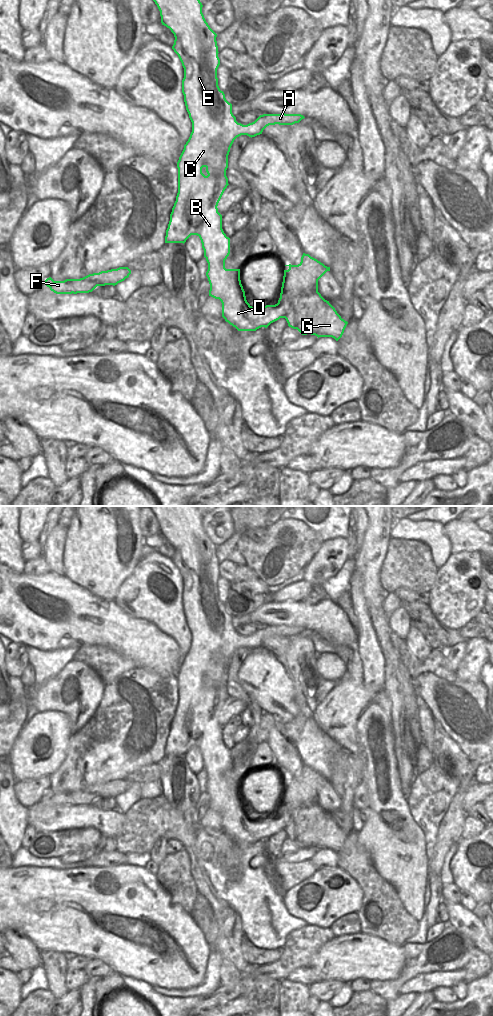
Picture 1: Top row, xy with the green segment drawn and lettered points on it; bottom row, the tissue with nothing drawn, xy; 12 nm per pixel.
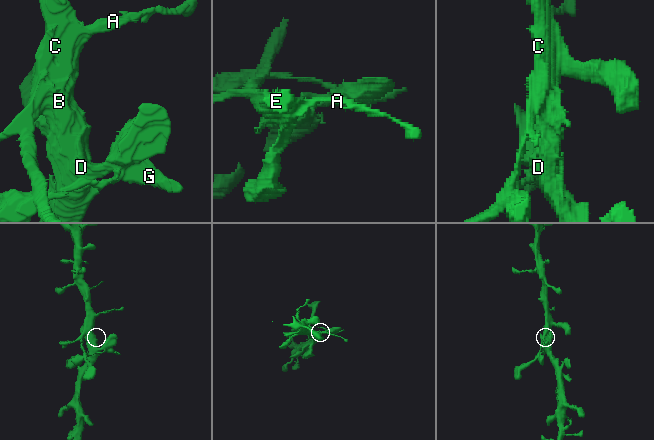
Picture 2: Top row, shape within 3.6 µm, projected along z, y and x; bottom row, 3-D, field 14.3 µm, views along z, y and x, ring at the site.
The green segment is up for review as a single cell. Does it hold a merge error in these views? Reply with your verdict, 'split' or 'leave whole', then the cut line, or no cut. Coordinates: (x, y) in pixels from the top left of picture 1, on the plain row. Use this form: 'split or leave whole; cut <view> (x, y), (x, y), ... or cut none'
split; cut xy (318, 804), (293, 812), (292, 819), (284, 829)

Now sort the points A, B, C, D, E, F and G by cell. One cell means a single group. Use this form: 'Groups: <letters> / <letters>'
Groups: A B C D E F / G

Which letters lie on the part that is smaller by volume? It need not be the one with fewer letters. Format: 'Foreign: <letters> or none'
Foreign: G

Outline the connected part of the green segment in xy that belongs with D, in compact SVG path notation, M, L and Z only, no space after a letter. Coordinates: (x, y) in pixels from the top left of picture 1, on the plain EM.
M149 506L157 517L162 537L174 546L172 558L184 580L182 605L192 644L177 674L178 705L170 726L166 742L165 755L185 755L191 747L197 747L202 755L204 769L208 775L206 788L210 796L209 808L222 815L222 829L238 843L256 843L267 840L271 835L285 830L292 820L292 813L298 816L298 809L318 805L318 792L330 779L325 778L309 766L303 765L298 777L285 777L280 810L275 817L252 819L246 812L240 792L240 781L226 781L225 772L230 766L230 750L222 741L222 727L218 724L218 715L227 700L228 667L234 652L247 647L255 649L262 646L269 637L293 637L305 629L301 626L263 626L254 634L243 637L236 633L223 603L218 598L217 546L210 540L202 525L202 515L197 506Z

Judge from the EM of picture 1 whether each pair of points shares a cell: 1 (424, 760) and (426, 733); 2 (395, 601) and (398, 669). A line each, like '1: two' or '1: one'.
1: one
2: two

